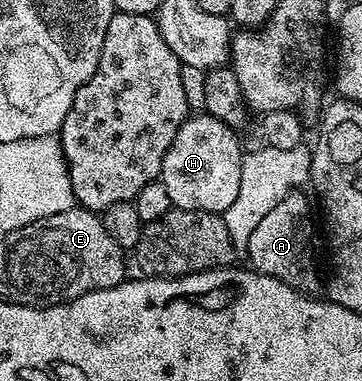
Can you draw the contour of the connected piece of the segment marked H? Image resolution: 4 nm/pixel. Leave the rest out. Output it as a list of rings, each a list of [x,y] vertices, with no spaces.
[[[193,114],[177,128],[175,138],[161,163],[159,183],[167,190],[174,208],[183,210],[203,210],[223,214],[235,197],[239,195],[239,178],[241,177],[241,157],[243,147],[237,141],[238,133],[219,118],[208,114]]]

